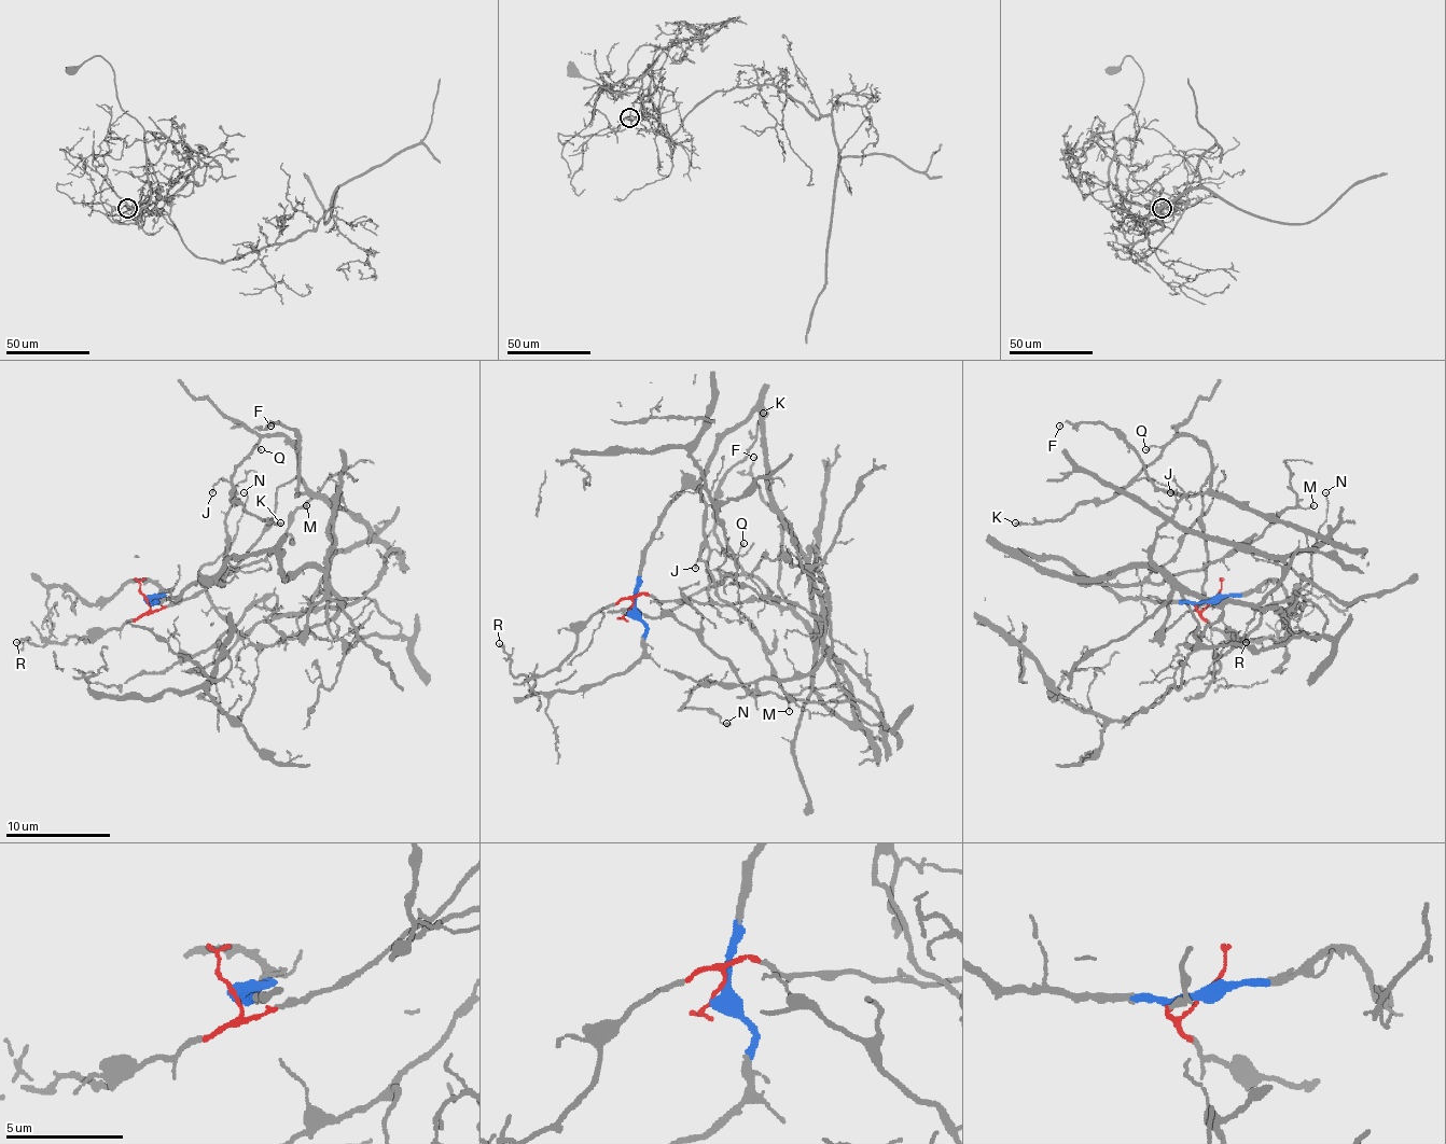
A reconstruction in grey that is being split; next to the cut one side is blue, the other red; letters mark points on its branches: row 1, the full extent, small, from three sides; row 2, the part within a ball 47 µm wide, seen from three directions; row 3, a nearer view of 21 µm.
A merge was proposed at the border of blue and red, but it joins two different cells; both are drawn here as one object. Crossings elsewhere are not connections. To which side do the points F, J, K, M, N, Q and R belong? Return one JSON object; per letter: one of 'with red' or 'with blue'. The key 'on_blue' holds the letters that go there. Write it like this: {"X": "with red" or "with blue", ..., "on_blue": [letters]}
{"F": "with red", "J": "with red", "K": "with red", "M": "with blue", "N": "with blue", "Q": "with red", "R": "with red", "on_blue": ["M", "N"]}

